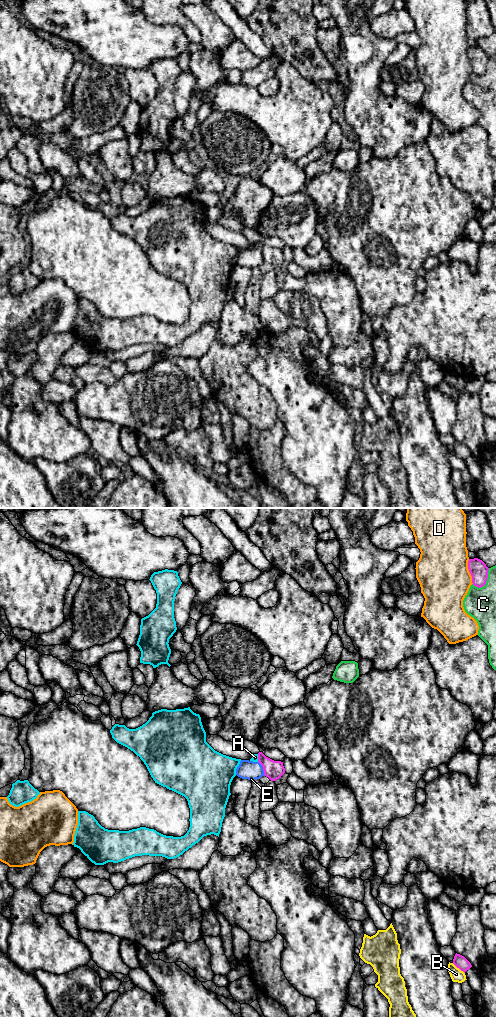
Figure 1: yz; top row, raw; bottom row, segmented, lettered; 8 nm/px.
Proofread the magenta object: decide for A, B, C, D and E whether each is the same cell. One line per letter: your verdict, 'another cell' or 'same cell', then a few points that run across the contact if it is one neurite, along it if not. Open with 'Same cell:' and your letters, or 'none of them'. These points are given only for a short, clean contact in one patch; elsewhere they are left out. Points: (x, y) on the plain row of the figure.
Same cell: none of them
A: another cell; line yz (257, 242), (258, 249)
B: another cell
C: another cell
D: another cell
E: another cell; line yz (258, 249), (265, 263)

